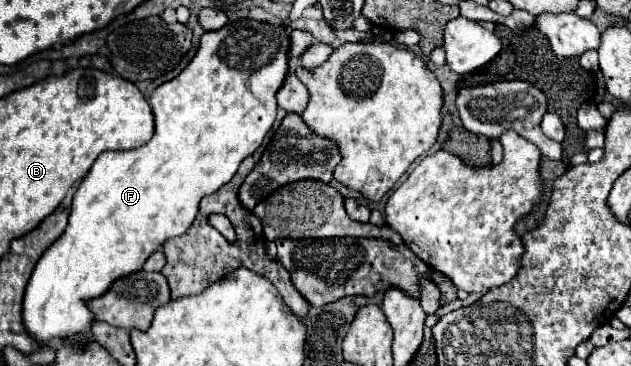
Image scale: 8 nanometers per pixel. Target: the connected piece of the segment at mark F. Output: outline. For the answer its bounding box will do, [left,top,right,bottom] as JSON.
[22,20,288,346]

